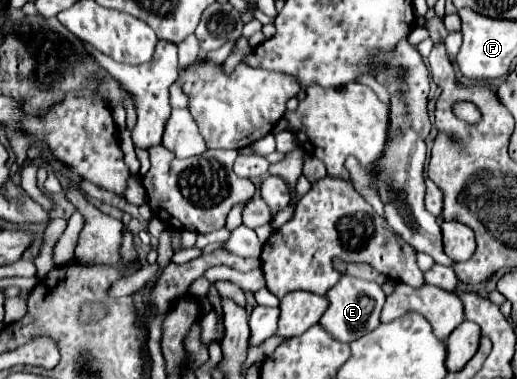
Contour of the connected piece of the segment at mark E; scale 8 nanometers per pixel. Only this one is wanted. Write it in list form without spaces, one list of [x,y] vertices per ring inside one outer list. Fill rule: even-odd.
[[[343,275],[337,285],[333,285],[327,291],[327,301],[329,307],[321,317],[321,325],[337,339],[343,343],[351,343],[357,337],[363,337],[365,333],[369,333],[371,329],[375,329],[379,325],[379,313],[381,307],[385,303],[385,293],[381,291],[381,287],[375,281],[363,281],[363,279],[355,279],[349,275]]]

